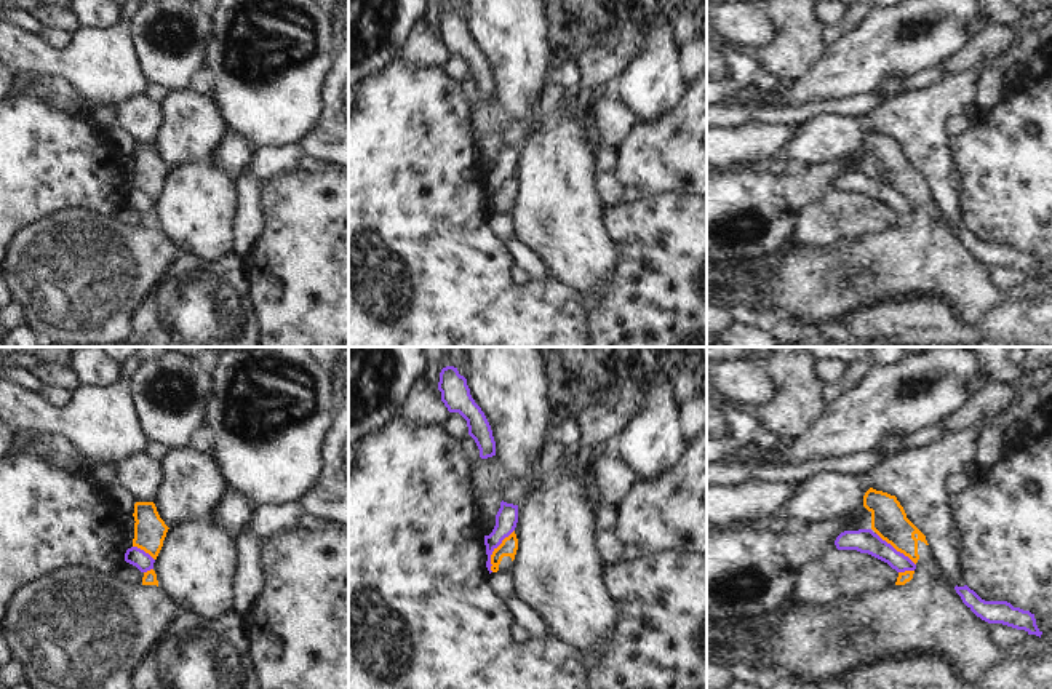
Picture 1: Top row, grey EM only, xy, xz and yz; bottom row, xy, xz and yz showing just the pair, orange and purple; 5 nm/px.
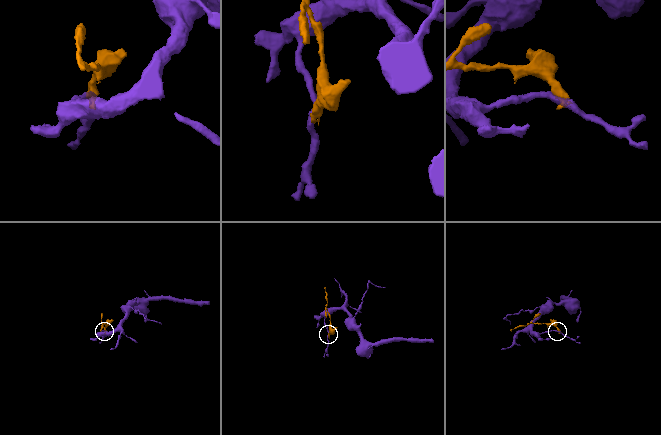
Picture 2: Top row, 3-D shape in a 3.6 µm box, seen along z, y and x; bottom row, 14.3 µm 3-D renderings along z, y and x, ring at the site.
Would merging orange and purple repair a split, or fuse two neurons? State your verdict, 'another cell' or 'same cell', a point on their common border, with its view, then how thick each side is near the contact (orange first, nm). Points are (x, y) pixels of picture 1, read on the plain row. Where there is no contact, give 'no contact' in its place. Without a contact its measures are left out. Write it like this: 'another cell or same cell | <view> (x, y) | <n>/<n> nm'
another cell | xz (494, 192) | 90/110 nm

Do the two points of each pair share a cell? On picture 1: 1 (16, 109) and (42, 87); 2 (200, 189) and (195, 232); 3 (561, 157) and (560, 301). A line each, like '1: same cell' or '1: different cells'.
1: different cells
2: same cell
3: different cells

